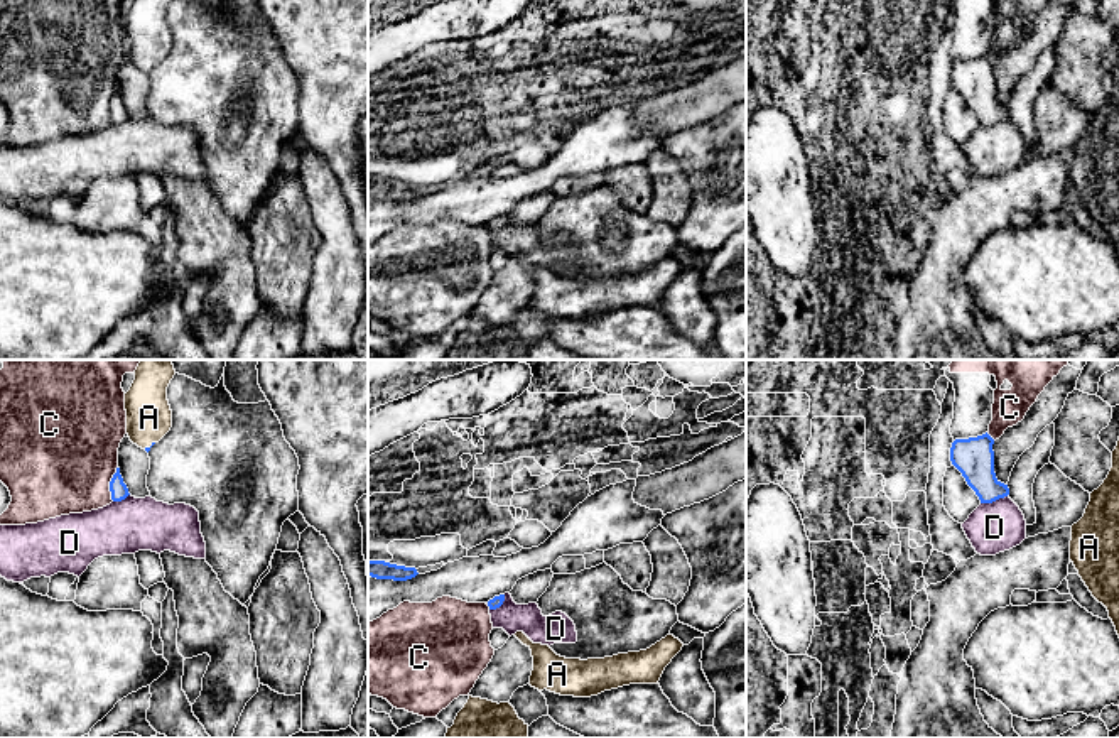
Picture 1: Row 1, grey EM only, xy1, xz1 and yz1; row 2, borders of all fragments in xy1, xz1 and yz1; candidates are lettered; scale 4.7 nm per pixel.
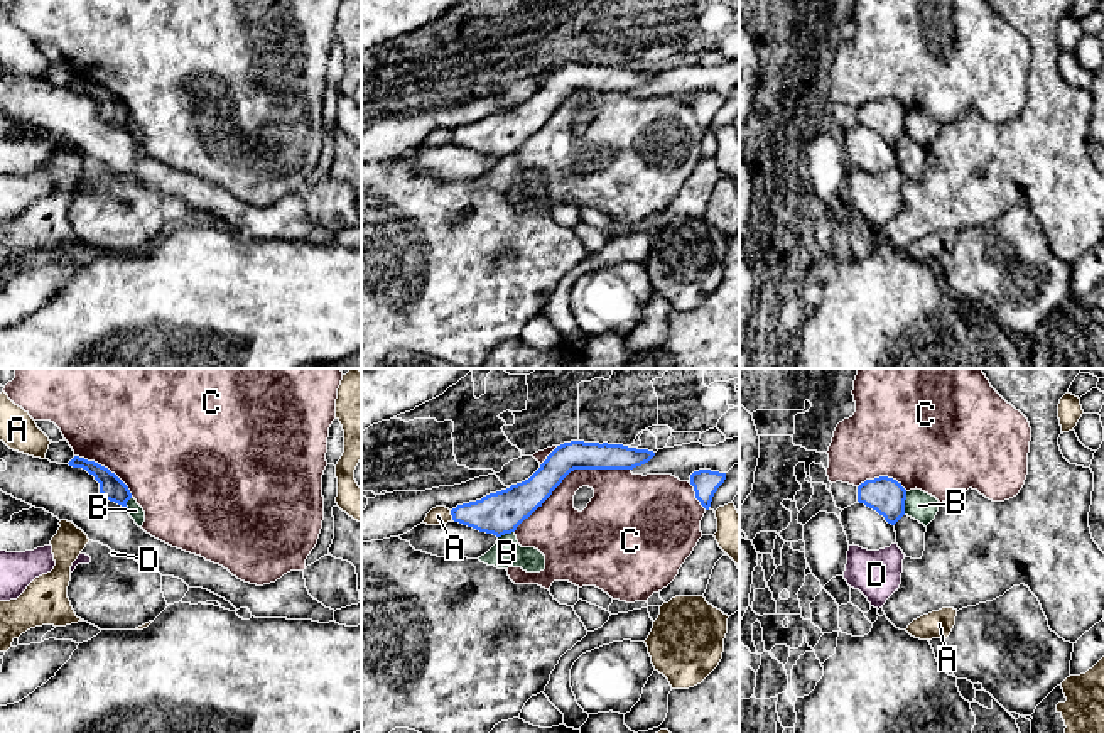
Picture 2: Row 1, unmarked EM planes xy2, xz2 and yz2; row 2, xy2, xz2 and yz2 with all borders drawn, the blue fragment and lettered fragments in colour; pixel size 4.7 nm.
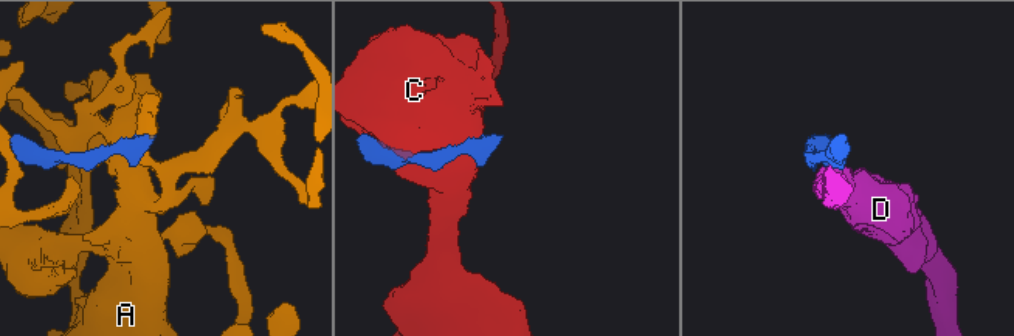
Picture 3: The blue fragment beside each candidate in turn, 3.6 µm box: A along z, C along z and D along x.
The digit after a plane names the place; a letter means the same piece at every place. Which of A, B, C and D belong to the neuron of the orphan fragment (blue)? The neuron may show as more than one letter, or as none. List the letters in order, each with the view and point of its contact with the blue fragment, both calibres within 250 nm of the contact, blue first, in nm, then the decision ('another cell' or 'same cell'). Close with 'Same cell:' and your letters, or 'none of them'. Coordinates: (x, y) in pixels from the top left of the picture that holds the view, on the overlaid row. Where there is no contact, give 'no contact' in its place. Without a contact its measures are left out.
A: contact xz2 (451, 514); calibres 200 and 90 nm; same cell
B: contact yz2 (903, 504); calibres 170 and 140 nm; another cell
C: contact xz2 (571, 470); calibres 150 and 220 nm; another cell
D: contact yz1 (994, 500); calibres 190 and 240 nm; another cell
Same cell: A

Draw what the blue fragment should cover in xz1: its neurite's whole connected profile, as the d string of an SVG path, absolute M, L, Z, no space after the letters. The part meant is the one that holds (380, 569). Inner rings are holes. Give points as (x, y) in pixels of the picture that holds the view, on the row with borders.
M368 561L368 576L376 579L407 581L417 574L415 567L397 566L385 561Z

